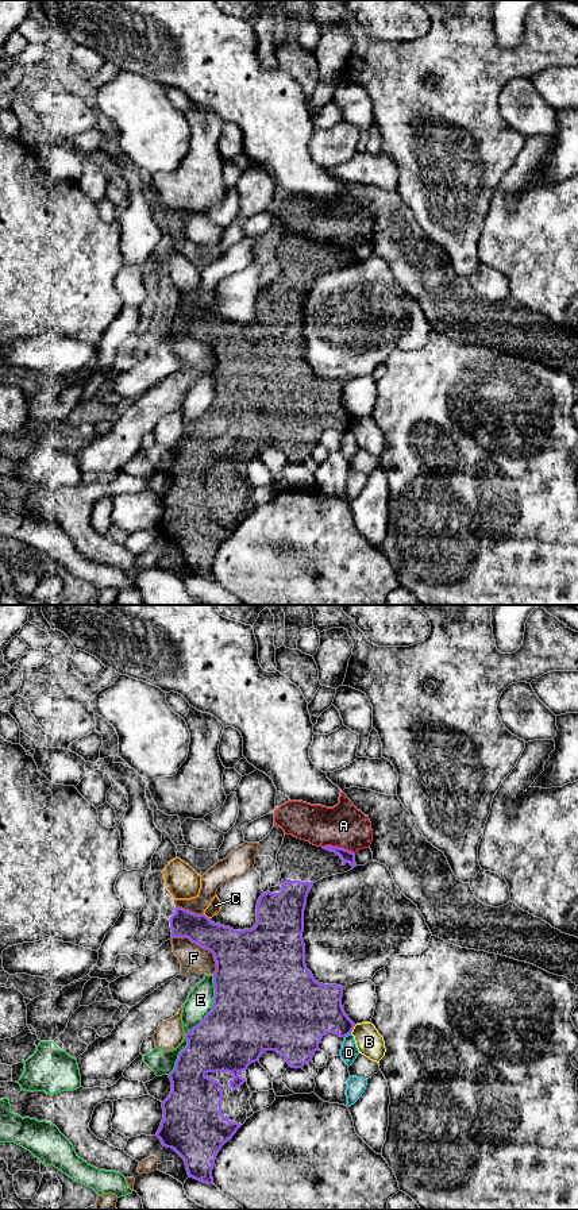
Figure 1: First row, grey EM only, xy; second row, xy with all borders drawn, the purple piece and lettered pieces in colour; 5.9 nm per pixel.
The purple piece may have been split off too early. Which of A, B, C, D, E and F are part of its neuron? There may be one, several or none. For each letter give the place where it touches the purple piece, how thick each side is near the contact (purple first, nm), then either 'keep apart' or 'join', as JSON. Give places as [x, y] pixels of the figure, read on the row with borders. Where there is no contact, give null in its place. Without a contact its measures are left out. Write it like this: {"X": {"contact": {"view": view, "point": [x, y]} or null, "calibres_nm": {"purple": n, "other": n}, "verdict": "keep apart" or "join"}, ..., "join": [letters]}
{"A": {"contact": {"view": "xy", "point": [338, 847]}, "calibres_nm": {"purple": 80, "other": 260}, "verdict": "join"}, "B": {"contact": {"view": "xy", "point": [353, 1028]}, "calibres_nm": {"purple": 320, "other": 160}, "verdict": "keep apart"}, "C": {"contact": {"view": "xy", "point": [205, 916]}, "calibres_nm": {"purple": 220, "other": 80}, "verdict": "keep apart"}, "D": {"contact": {"view": "xy", "point": [347, 1035]}, "calibres_nm": {"purple": 320, "other": 110}, "verdict": "keep apart"}, "E": {"contact": {"view": "xy", "point": [197, 1025]}, "calibres_nm": {"purple": 400, "other": 160}, "verdict": "keep apart"}, "F": {"contact": {"view": "xy", "point": [201, 947]}, "calibres_nm": {"purple": 320, "other": 160}, "verdict": "keep apart"}, "join": ["A"]}

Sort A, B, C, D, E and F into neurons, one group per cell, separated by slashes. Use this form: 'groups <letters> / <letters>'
groups A / B / C / D / E / F

